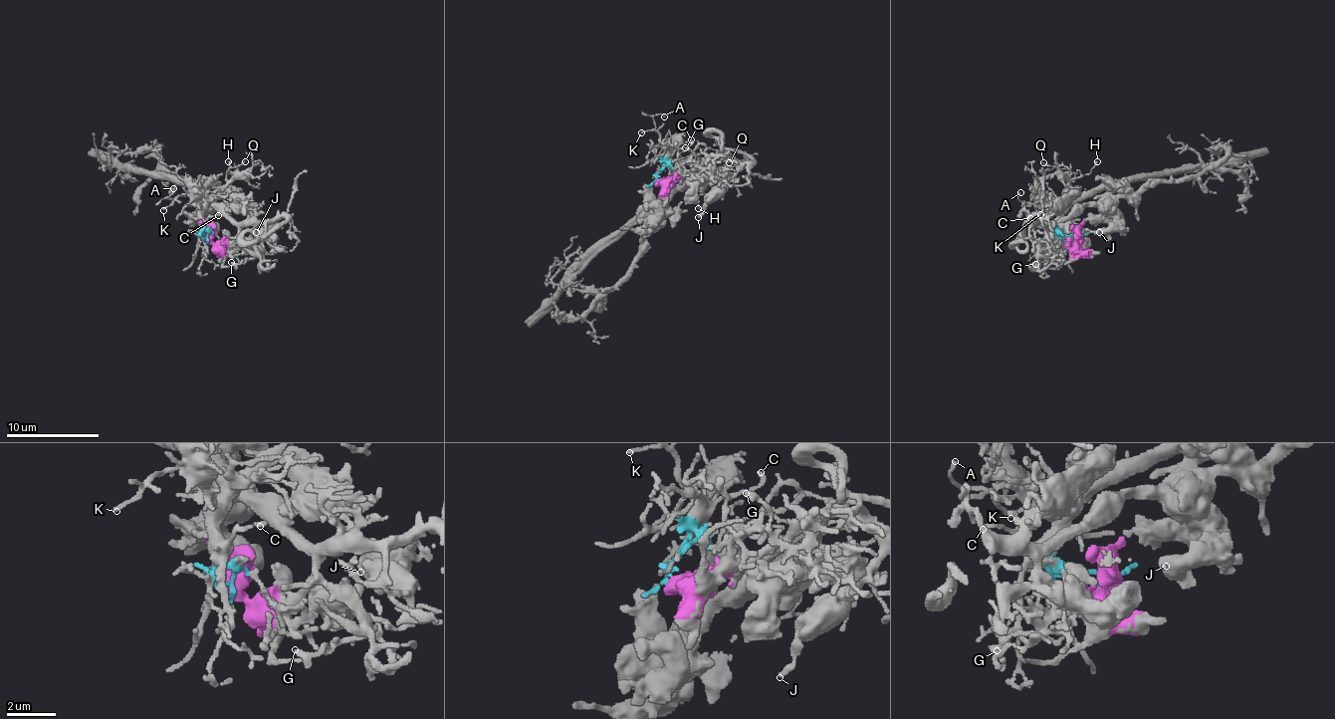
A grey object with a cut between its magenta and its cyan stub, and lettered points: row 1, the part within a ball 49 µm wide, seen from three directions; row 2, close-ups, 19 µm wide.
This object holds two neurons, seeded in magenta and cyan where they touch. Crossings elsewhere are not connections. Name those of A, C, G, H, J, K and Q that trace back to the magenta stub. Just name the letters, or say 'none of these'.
G, J

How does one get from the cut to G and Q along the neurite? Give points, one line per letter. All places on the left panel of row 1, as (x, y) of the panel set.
G: (204, 237), (215, 242), (247, 238), (256, 255), (238, 264), (230, 261)
Q: (201, 235), (202, 206), (227, 183), (229, 169), (245, 161)

